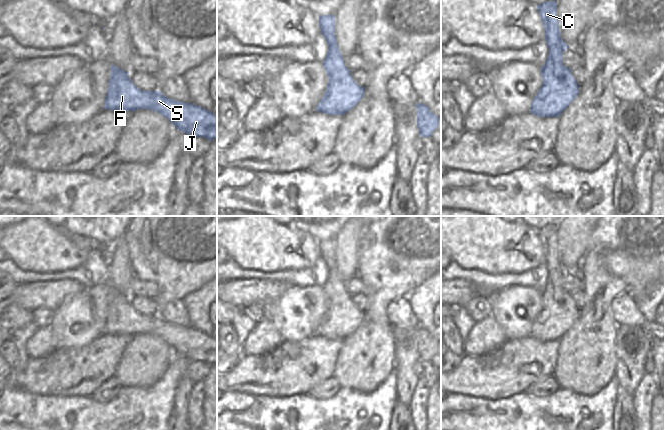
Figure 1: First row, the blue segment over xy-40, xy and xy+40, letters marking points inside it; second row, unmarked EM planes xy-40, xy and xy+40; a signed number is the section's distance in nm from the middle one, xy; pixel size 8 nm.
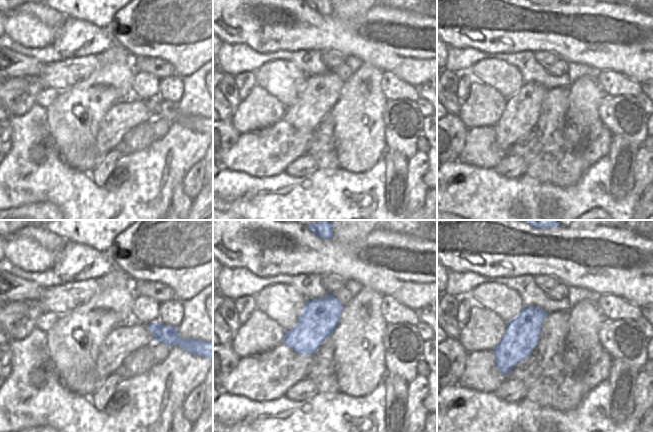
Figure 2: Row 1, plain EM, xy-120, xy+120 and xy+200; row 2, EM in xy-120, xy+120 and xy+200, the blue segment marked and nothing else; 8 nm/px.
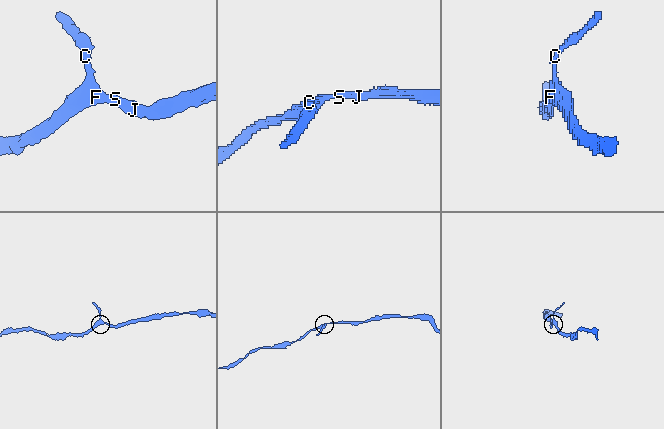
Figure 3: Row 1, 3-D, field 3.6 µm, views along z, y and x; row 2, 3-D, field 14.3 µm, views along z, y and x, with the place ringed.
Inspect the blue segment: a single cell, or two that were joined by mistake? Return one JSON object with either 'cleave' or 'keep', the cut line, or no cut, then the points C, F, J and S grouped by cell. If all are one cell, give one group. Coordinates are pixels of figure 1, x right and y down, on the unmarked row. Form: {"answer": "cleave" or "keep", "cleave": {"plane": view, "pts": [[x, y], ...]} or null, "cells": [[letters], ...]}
{"answer": "keep", "cleave": null, "cells": [["C", "F", "J", "S"]]}

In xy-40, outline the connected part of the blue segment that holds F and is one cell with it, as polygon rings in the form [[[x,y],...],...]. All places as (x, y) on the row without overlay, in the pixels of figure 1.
[[[111,289],[111,302],[105,322],[104,333],[112,335],[136,335],[150,333],[166,341],[177,353],[194,361],[204,361],[209,365],[217,363],[217,340],[198,329],[184,327],[166,321],[161,315],[142,315],[129,302],[129,297]]]

